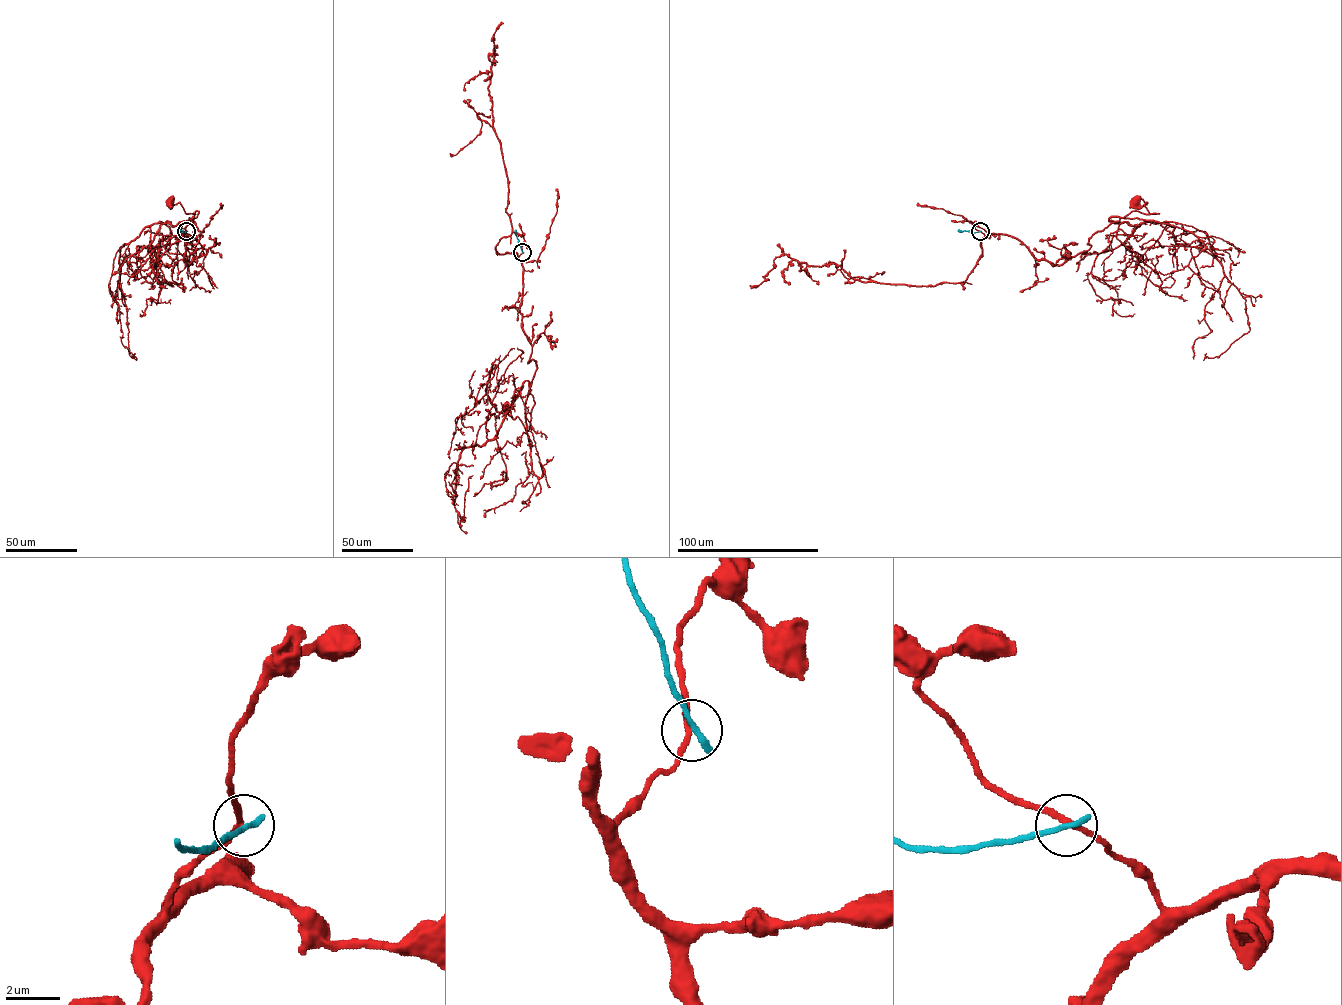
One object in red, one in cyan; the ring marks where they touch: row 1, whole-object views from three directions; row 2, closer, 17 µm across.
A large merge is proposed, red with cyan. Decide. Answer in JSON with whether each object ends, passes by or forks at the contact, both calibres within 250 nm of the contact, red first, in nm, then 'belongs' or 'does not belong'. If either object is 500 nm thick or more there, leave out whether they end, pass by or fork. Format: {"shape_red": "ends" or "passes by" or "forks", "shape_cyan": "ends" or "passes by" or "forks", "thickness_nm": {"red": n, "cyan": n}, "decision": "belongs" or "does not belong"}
{"shape_red": "passes by", "shape_cyan": "ends", "thickness_nm": {"red": 220, "cyan": 280}, "decision": "does not belong"}

